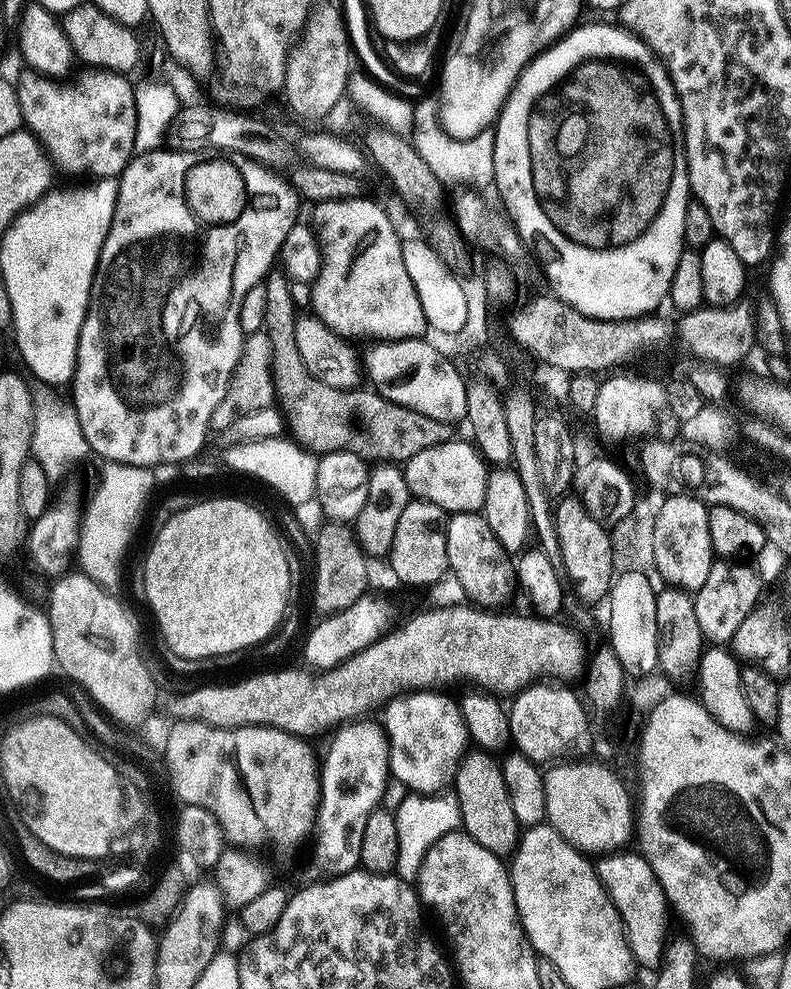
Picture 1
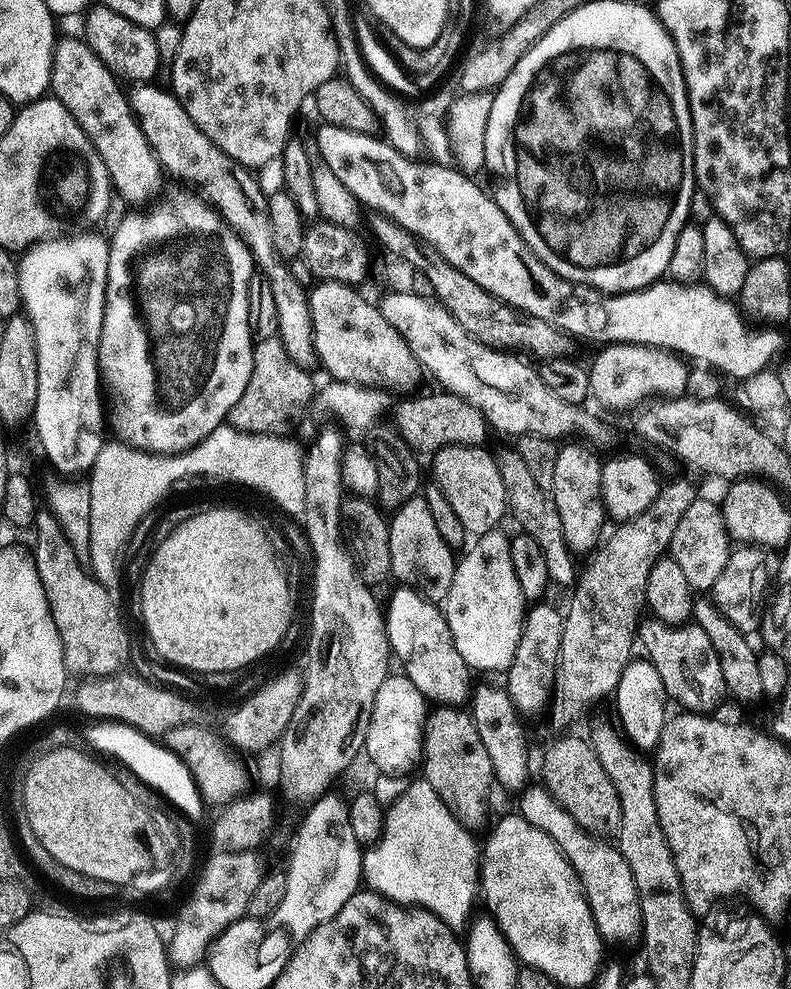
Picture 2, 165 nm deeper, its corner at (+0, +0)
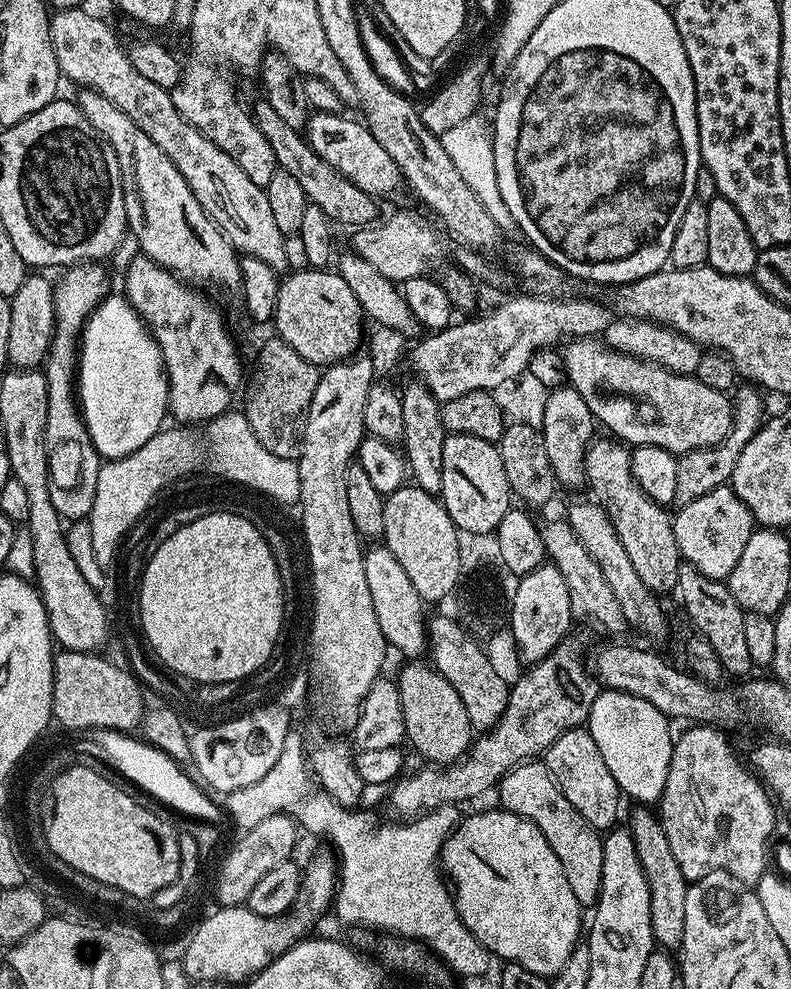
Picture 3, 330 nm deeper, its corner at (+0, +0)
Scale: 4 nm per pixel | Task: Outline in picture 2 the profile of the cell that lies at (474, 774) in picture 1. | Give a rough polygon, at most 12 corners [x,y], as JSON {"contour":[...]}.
{"contour":[[463,707],[424,725],[423,779],[463,828],[489,827],[490,754]]}

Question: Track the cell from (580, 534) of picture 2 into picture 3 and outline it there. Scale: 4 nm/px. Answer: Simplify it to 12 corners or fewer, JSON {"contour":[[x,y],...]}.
{"contour":[[570,386],[546,398],[546,458],[557,481],[584,488],[598,421]]}

